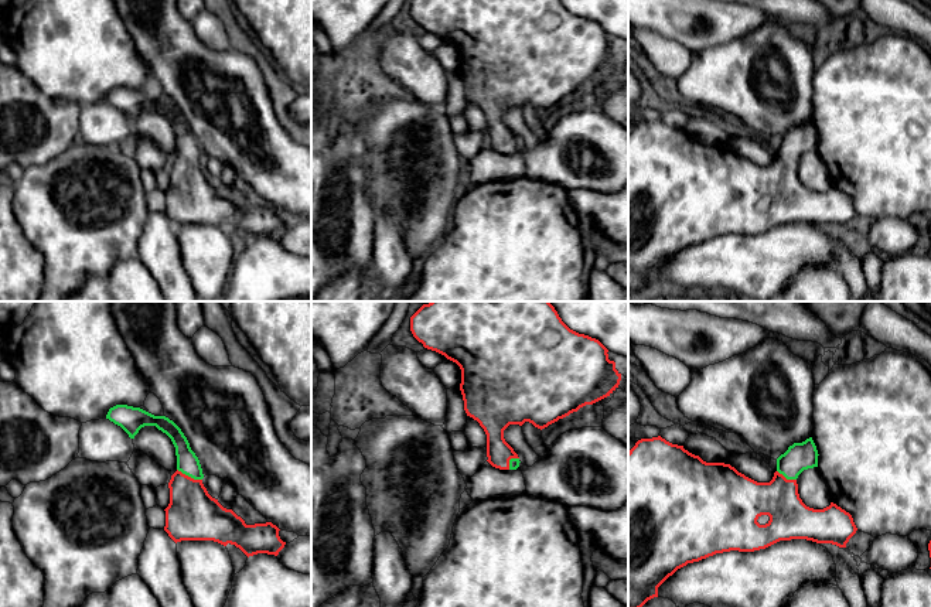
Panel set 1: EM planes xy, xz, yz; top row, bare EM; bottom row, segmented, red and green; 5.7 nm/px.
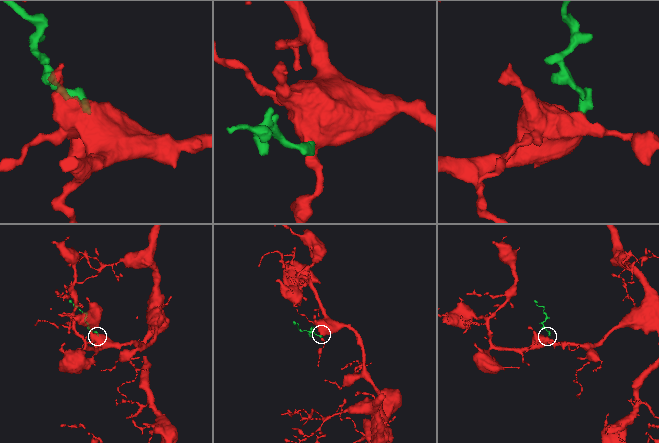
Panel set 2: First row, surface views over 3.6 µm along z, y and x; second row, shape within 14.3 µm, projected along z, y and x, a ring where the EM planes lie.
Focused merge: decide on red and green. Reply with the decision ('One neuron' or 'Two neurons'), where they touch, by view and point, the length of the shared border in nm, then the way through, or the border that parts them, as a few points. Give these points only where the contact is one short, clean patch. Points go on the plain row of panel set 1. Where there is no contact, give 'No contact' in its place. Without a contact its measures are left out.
One neuron. Touches red at xy (190, 160). Shared border 160 nm. Path across: xy (193, 197), (190, 188), (190, 160), (187, 145)

